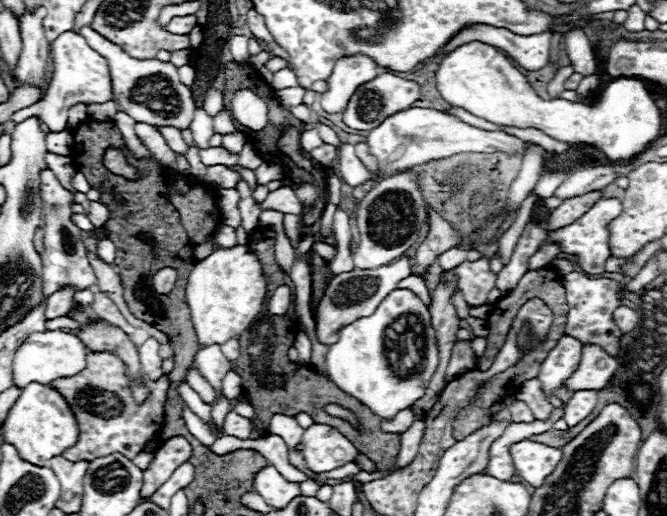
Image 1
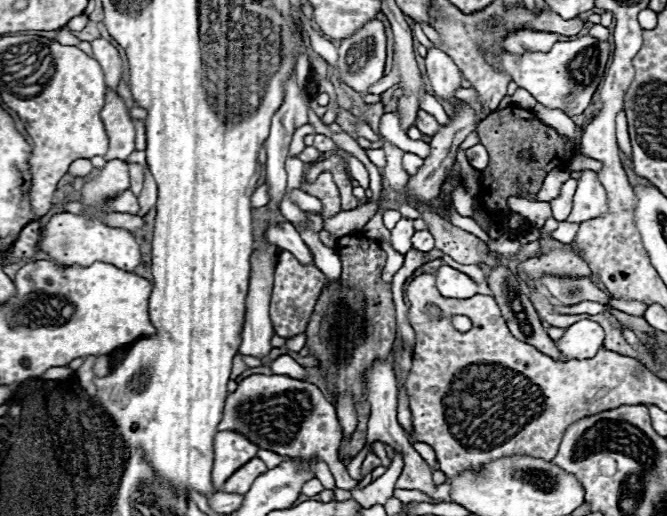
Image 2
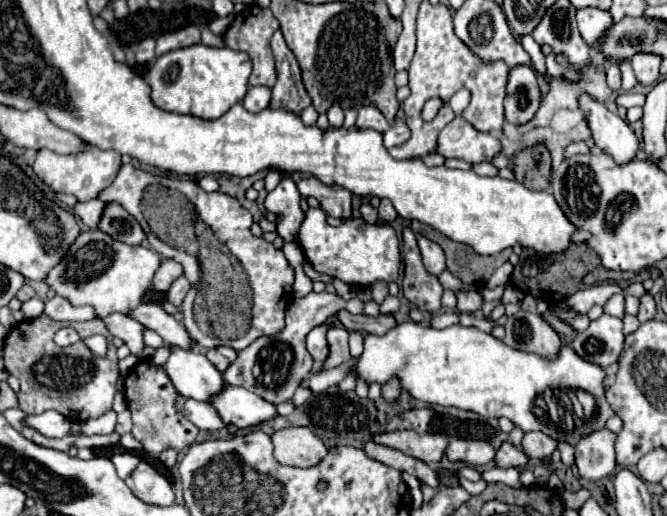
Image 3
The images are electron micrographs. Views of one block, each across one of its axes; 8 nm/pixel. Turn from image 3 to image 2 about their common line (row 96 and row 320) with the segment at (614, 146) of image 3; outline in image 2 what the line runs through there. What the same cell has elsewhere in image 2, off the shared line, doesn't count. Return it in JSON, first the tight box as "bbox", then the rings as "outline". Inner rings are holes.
{"bbox":[556,320,604,358],"outline":[[[580,320],[566,328],[566,334],[556,342],[558,350],[568,358],[592,358],[604,342],[604,330],[598,322]]]}

